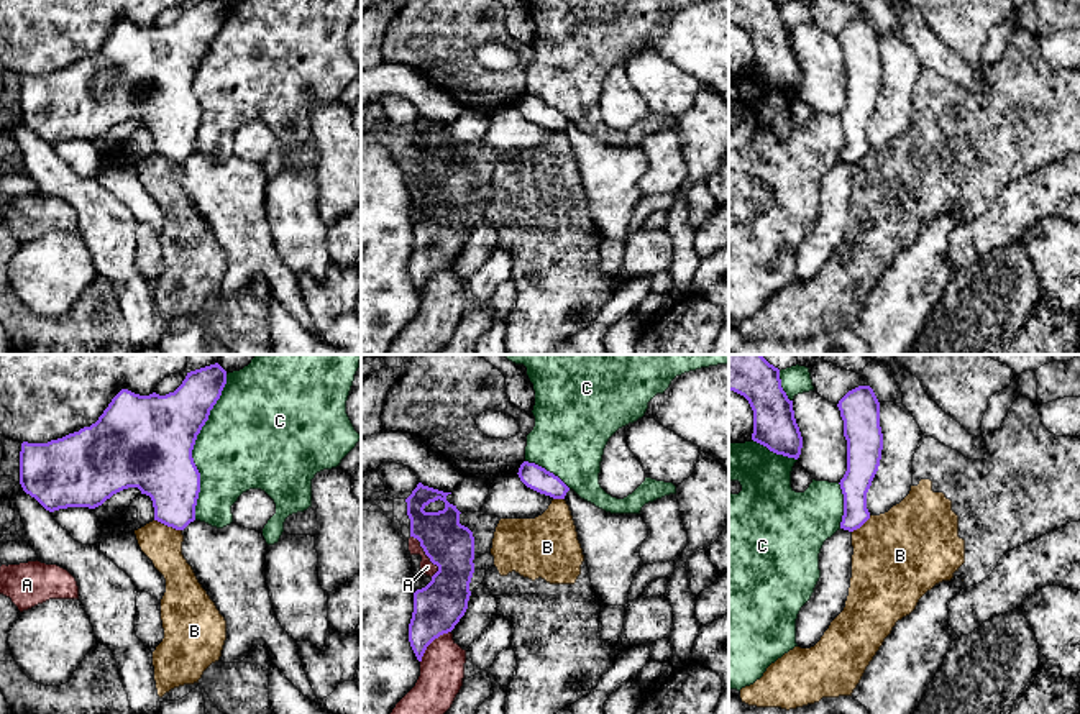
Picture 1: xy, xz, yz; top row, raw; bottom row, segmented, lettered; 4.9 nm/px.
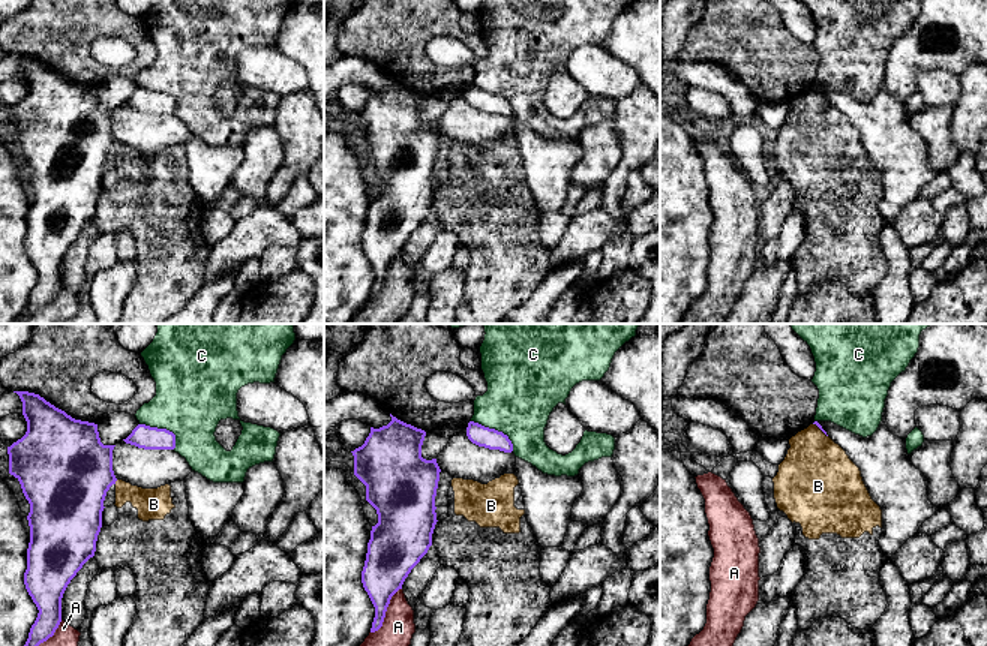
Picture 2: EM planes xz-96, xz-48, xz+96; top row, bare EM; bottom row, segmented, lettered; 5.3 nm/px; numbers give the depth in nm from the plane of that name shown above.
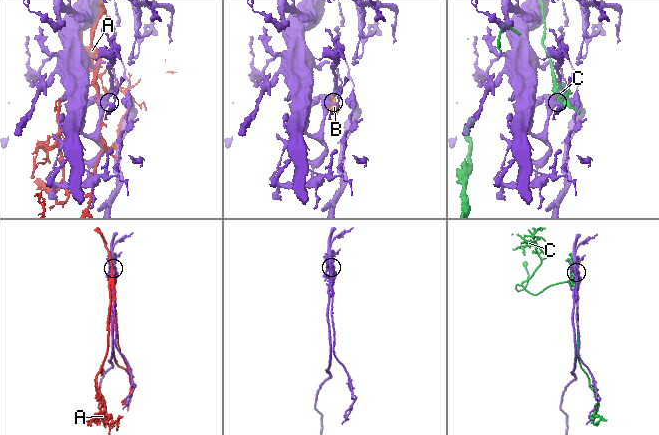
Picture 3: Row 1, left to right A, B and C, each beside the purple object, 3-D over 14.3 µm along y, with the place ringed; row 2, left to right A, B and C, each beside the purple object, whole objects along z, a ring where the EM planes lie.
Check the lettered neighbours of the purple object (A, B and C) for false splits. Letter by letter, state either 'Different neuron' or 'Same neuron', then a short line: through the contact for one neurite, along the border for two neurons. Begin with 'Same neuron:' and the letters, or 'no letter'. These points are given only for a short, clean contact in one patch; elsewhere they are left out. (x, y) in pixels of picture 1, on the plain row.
Same neuron: no letter
A: Different neuron
B: Different neuron. Line: xy (155, 151), (181, 163)
C: Different neuron

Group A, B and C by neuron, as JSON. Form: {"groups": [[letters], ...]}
{"groups": [["A"], ["B"], ["C"]]}

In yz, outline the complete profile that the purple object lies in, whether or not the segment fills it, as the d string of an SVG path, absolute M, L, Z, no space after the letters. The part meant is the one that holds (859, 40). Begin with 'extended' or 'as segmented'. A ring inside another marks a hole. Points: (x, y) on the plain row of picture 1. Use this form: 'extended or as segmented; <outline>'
as segmented; M858 18L849 23L837 39L847 72L847 103L839 115L844 126L840 161L853 164L870 151L867 125L883 82L880 34L870 18Z

